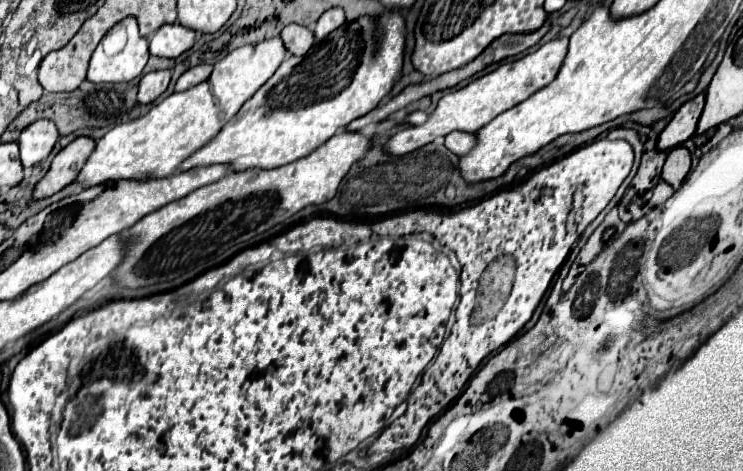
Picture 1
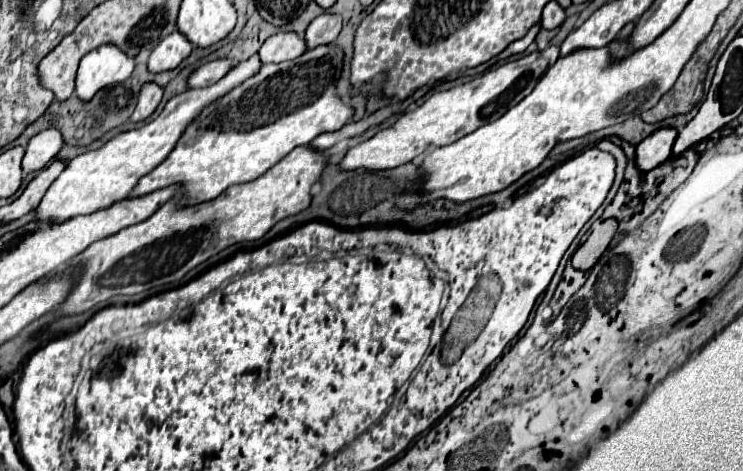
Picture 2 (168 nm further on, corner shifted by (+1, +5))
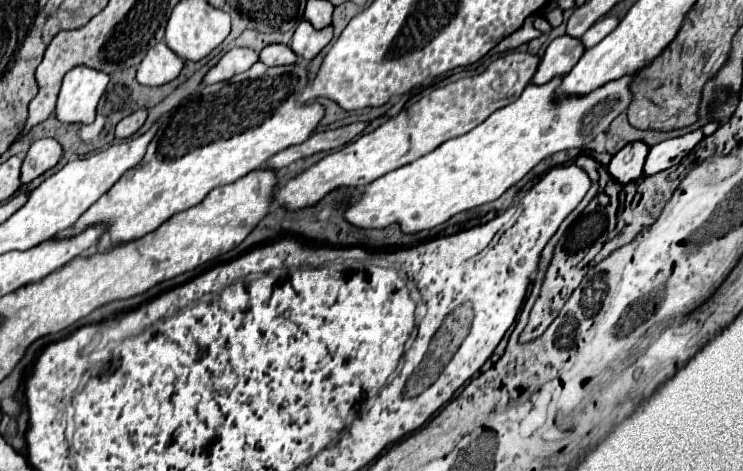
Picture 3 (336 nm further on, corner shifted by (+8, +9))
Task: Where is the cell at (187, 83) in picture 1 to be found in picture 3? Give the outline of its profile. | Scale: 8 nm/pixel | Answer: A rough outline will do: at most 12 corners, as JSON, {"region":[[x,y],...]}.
{"region":[[247,47],[227,51],[203,83],[231,79],[259,61]]}

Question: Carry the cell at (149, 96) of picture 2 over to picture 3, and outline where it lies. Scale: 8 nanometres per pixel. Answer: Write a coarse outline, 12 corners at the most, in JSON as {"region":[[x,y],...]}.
{"region":[[145,109],[121,119],[115,139],[131,137],[145,123]]}

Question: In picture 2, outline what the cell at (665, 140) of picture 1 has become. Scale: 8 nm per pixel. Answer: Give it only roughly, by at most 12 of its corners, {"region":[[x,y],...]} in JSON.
{"region":[[660,127],[636,145],[636,165],[650,171],[672,155],[678,131]]}

